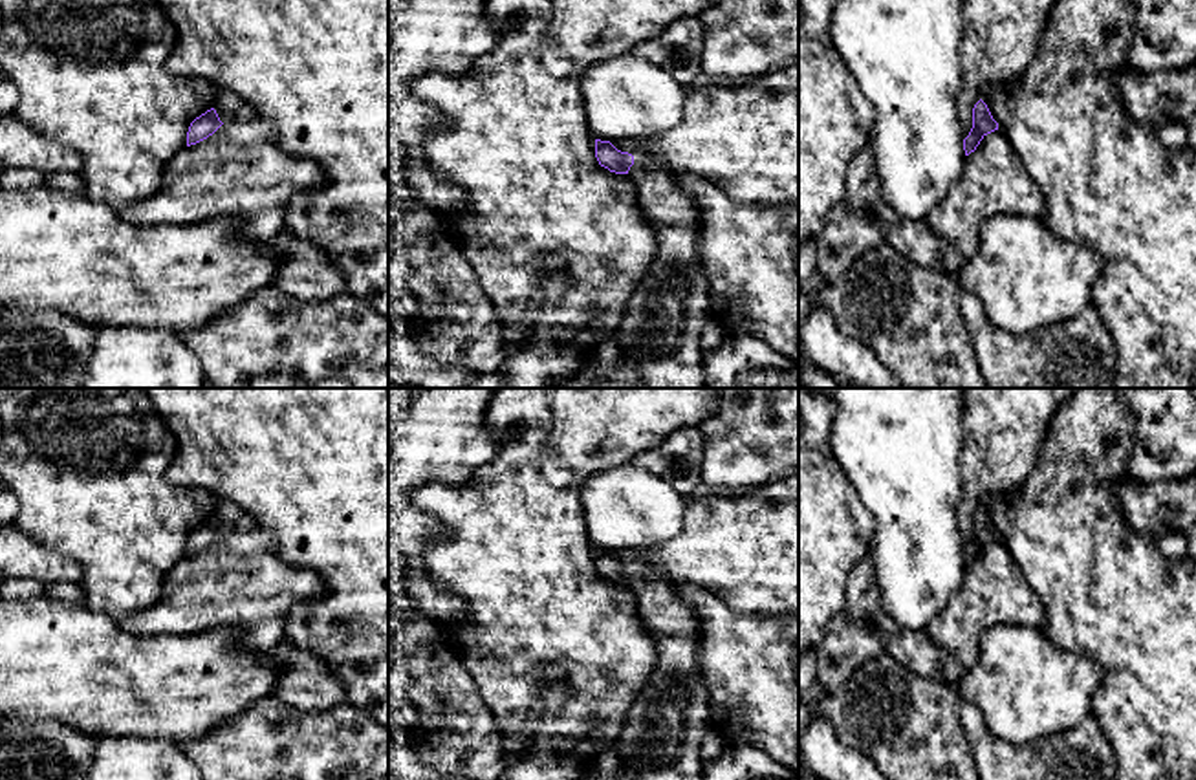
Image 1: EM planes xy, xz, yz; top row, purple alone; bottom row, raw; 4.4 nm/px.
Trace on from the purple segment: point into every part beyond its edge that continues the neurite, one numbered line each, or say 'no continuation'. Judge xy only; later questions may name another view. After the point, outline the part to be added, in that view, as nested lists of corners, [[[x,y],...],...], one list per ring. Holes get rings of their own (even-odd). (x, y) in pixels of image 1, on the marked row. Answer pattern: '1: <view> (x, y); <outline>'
1: xy (229, 107); [[[229,90],[218,92],[214,110],[222,123],[256,119],[255,110]]]

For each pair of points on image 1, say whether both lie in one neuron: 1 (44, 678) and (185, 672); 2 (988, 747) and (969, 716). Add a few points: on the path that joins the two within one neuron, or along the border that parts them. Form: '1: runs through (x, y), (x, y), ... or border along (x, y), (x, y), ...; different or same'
1: runs through (79, 678), (151, 678); same
2: runs through (980, 740), (973, 724); same

